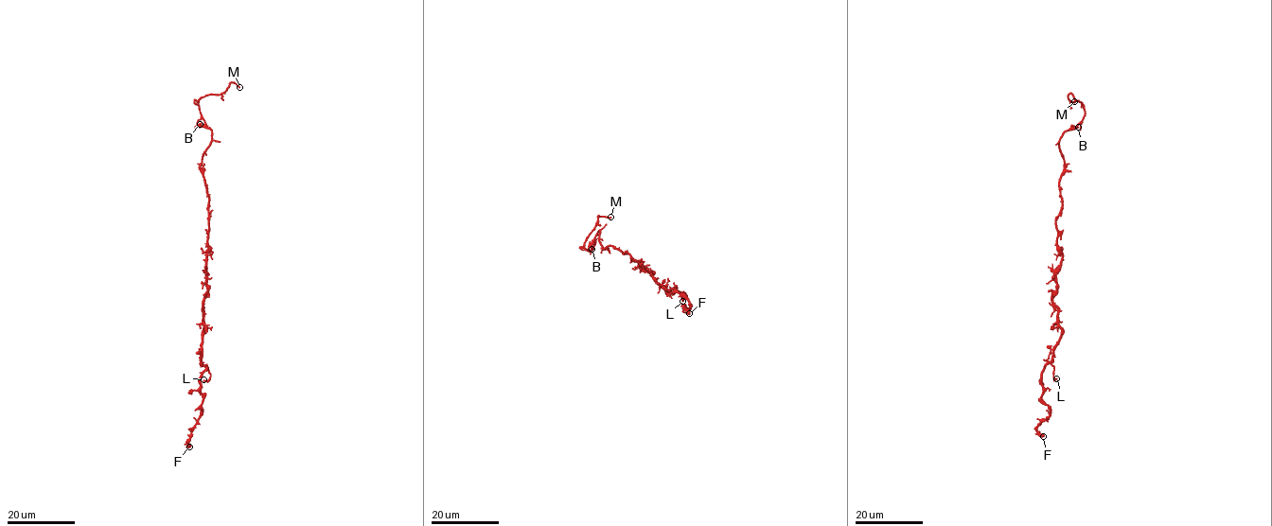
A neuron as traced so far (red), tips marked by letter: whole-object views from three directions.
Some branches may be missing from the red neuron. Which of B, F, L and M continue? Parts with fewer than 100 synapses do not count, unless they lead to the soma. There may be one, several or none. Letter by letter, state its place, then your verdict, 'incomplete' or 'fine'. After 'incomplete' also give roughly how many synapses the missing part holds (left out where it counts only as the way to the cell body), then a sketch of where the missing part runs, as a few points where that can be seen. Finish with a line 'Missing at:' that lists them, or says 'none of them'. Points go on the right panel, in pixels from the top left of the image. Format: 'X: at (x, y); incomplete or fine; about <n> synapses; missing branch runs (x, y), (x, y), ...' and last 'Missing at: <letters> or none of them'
B: at (1078, 127); fine
F: at (1043, 436); fine
L: at (1056, 378); fine
M: at (1074, 101); incomplete; missing branch runs (1074, 101), (1073, 119), (1075, 122), (1081, 119)
Missing at: M

